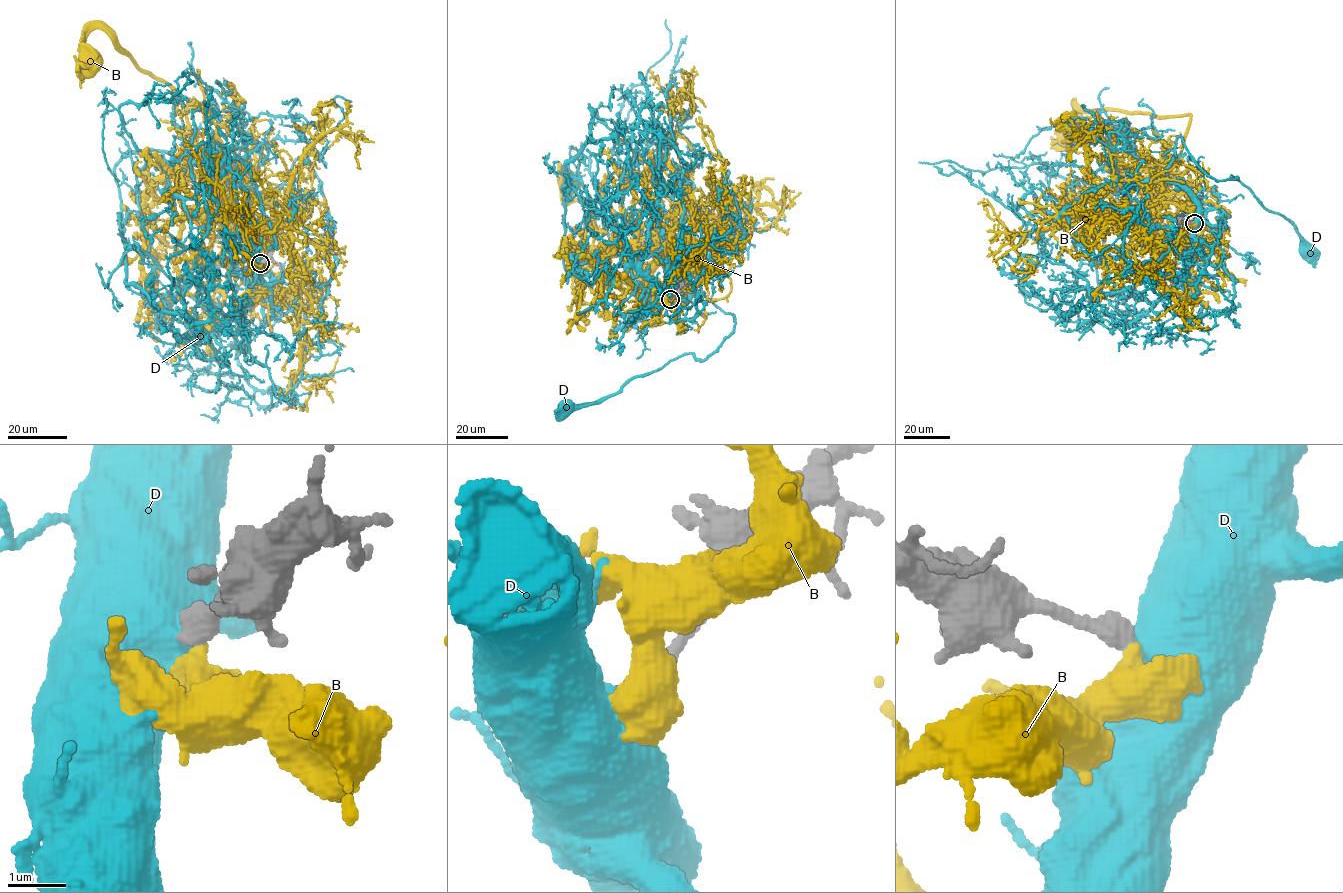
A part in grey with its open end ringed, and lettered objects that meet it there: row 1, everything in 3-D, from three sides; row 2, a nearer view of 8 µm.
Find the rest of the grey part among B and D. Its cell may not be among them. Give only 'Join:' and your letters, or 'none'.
Join: D

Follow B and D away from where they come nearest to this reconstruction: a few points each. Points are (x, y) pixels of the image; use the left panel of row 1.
B: (261, 264), (253, 255), (259, 231), (206, 174), (216, 118), (143, 71), (101, 29), (83, 34), (92, 60)
D: (260, 263), (270, 206), (293, 162), (304, 160), (321, 187), (328, 229), (262, 224), (166, 309)

